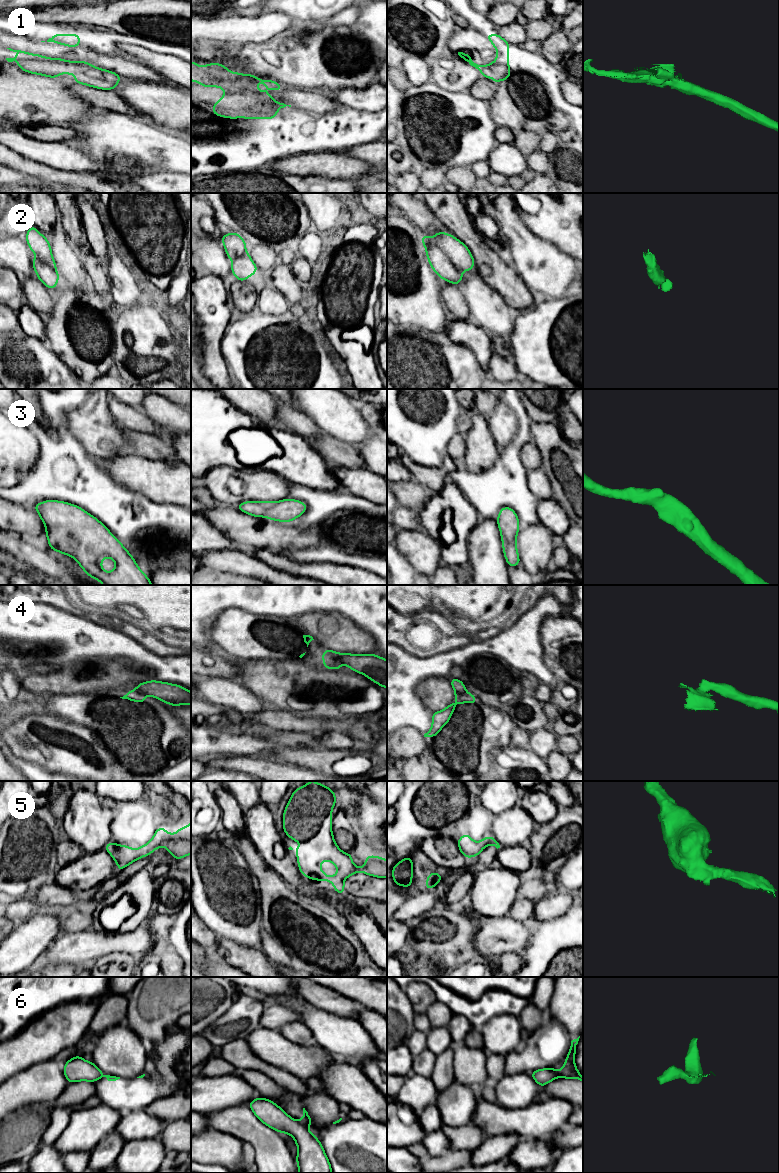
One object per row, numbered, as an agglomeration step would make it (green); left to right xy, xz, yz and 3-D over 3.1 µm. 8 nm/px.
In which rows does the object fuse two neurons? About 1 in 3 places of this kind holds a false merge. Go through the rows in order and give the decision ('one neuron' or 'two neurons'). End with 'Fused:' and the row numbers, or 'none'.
1: one neuron
2: two neurons
3: one neuron
4: two neurons
5: one neuron
6: two neurons
Fused: 2, 4, 6

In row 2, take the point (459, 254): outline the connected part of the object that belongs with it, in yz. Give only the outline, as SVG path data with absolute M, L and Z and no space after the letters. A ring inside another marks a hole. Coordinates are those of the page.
M437 232L432 238L459 271L470 271L474 268L474 258L468 247L453 235Z

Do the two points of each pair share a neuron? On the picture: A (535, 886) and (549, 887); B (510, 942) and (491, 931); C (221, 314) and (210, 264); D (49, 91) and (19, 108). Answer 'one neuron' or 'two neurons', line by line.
A: one neuron
B: one neuron
C: two neurons
D: one neuron

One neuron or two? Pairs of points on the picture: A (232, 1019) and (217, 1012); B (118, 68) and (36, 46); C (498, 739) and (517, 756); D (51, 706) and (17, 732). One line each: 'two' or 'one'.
A: two
B: one
C: two
D: two

